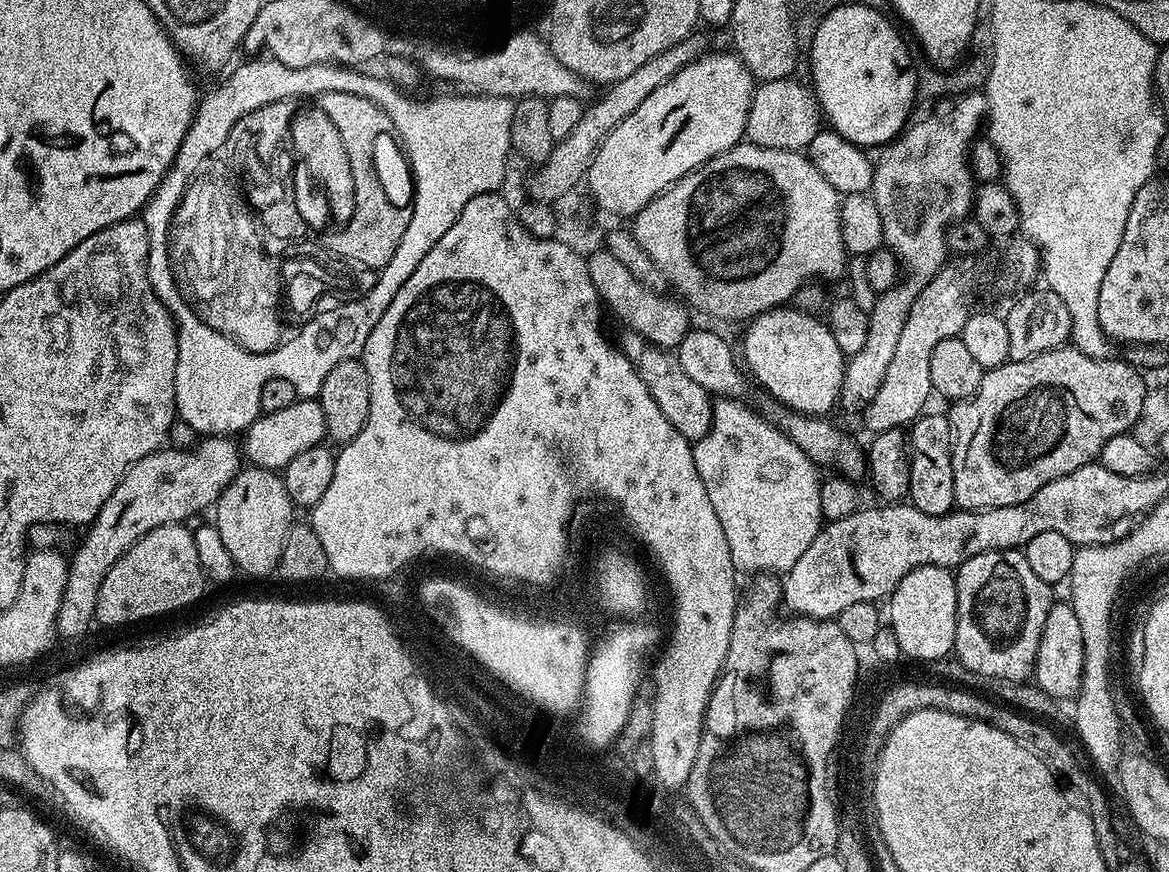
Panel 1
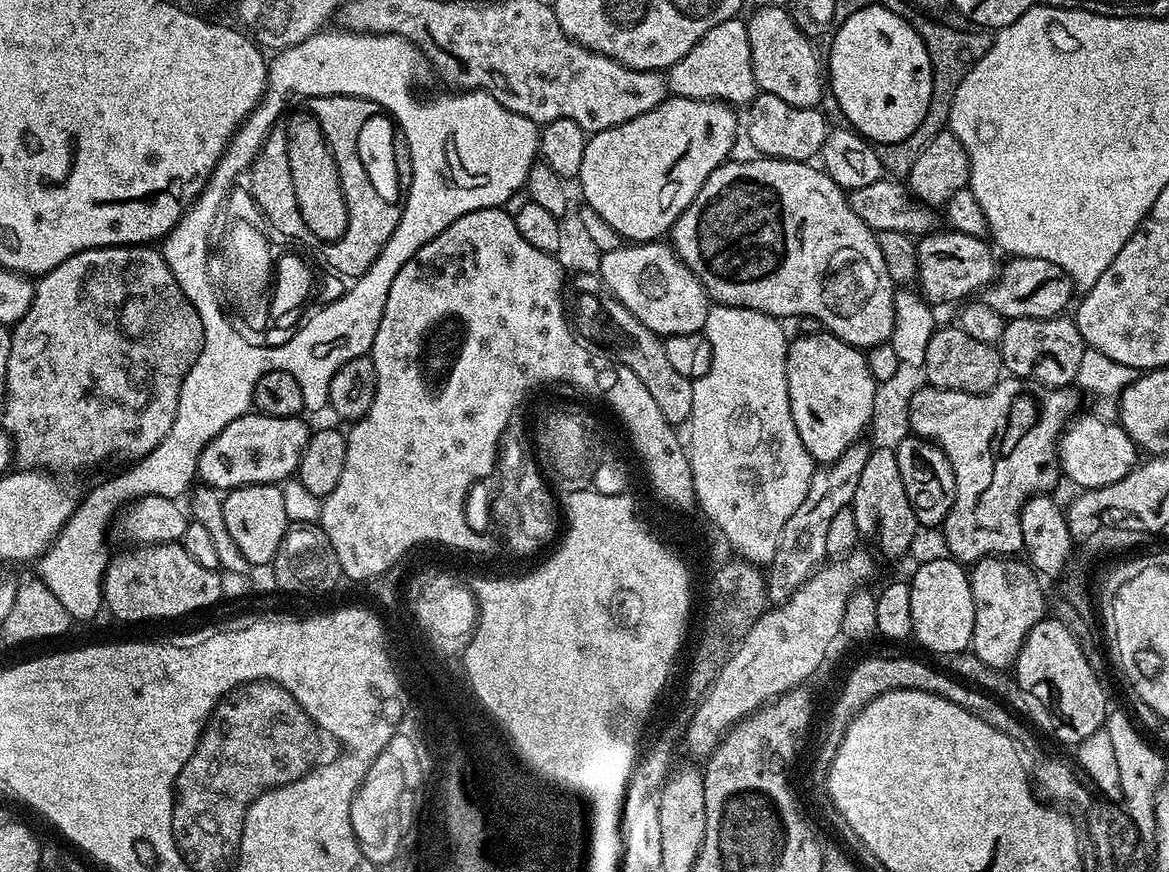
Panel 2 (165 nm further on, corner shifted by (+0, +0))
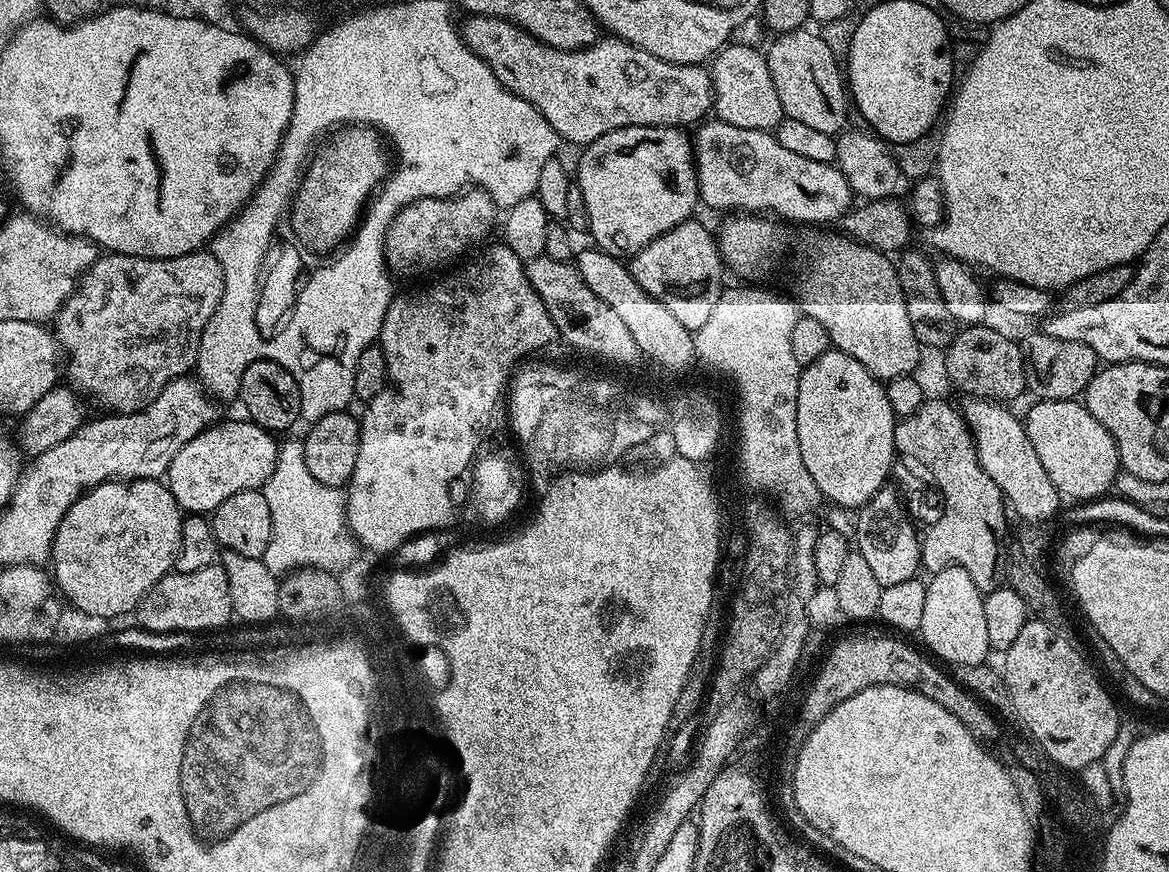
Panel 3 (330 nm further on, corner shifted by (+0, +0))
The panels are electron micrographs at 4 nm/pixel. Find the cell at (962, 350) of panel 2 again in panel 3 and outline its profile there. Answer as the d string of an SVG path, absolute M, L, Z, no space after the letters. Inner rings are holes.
M964 326L953 335L944 356L948 380L968 398L1012 402L1025 395L1028 379L1024 369L1024 354L1019 343L1003 336L989 326Z

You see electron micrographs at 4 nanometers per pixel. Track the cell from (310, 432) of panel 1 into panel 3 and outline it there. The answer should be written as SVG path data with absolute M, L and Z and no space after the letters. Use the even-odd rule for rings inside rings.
M241 418L228 420L225 424L217 422L174 454L174 462L170 462L166 473L166 483L185 513L210 514L222 506L230 494L251 488L263 489L275 468L278 454L277 437L251 420Z

